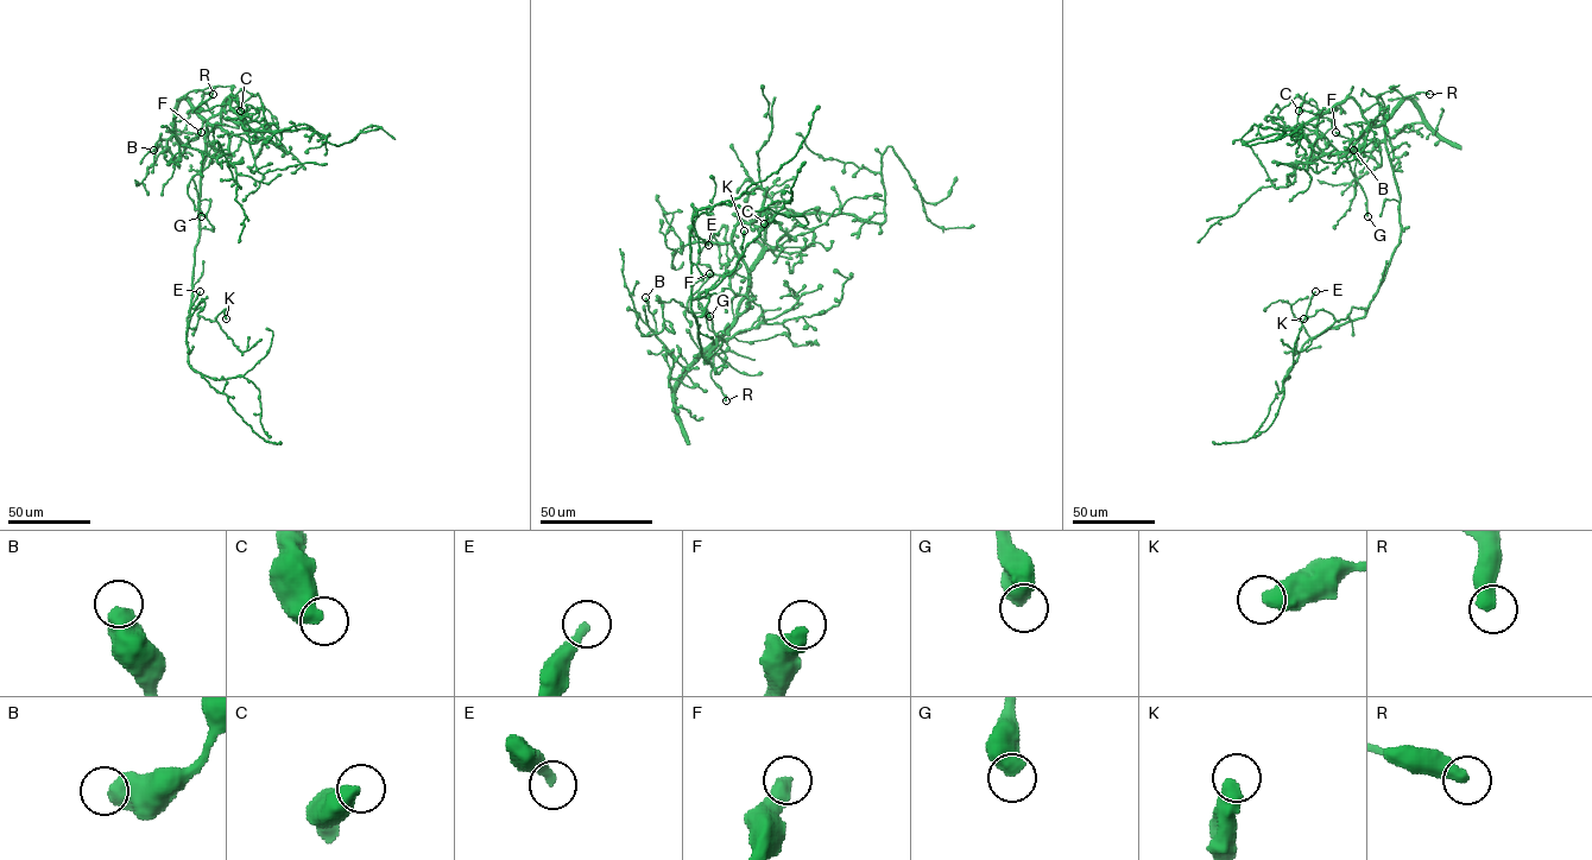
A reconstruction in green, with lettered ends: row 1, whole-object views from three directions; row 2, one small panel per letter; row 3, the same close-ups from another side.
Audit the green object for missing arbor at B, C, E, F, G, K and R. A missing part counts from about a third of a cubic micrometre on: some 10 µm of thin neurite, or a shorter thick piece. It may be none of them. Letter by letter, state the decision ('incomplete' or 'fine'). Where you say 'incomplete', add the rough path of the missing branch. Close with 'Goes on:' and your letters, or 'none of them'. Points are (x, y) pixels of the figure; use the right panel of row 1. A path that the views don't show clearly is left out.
B: fine
C: fine
E: incomplete
F: fine
G: fine
K: fine
R: fine
Goes on: E

